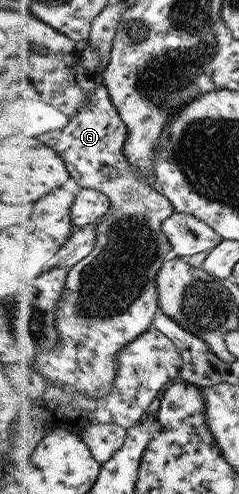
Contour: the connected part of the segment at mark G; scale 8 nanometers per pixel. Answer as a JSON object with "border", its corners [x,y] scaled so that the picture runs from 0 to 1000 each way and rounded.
{"border":[[[414,158],[406,182],[381,194],[368,211],[301,237],[301,247],[272,261],[146,273],[146,281],[167,281],[259,312],[301,358],[335,377],[444,391],[464,401],[473,419],[418,453],[393,510],[289,545],[280,589],[264,609],[247,613],[238,642],[251,696],[213,715],[163,715],[142,747],[176,755],[218,779],[259,779],[289,796],[360,796],[377,804],[427,808],[481,787],[510,706],[636,668],[678,626],[661,557],[695,528],[728,518],[728,496],[678,460],[741,427],[715,401],[661,383],[657,364],[628,370],[611,362],[623,352],[544,328],[527,310],[544,255],[510,237],[506,221],[477,211],[460,176]]]}

